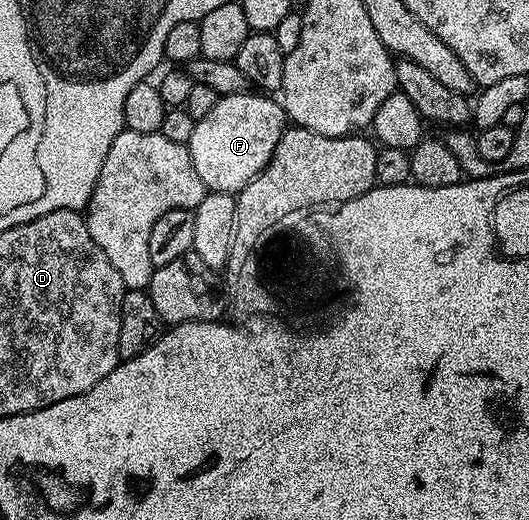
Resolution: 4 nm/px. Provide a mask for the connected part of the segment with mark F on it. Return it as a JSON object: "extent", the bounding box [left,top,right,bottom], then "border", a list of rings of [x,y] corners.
{"extent":[187,93,285,195],"border":[[[268,93],[218,97],[215,108],[194,121],[191,140],[187,143],[195,172],[199,172],[199,180],[203,180],[206,191],[237,195],[271,160],[275,144],[279,144],[279,136],[283,136],[285,129],[285,107]]]}

